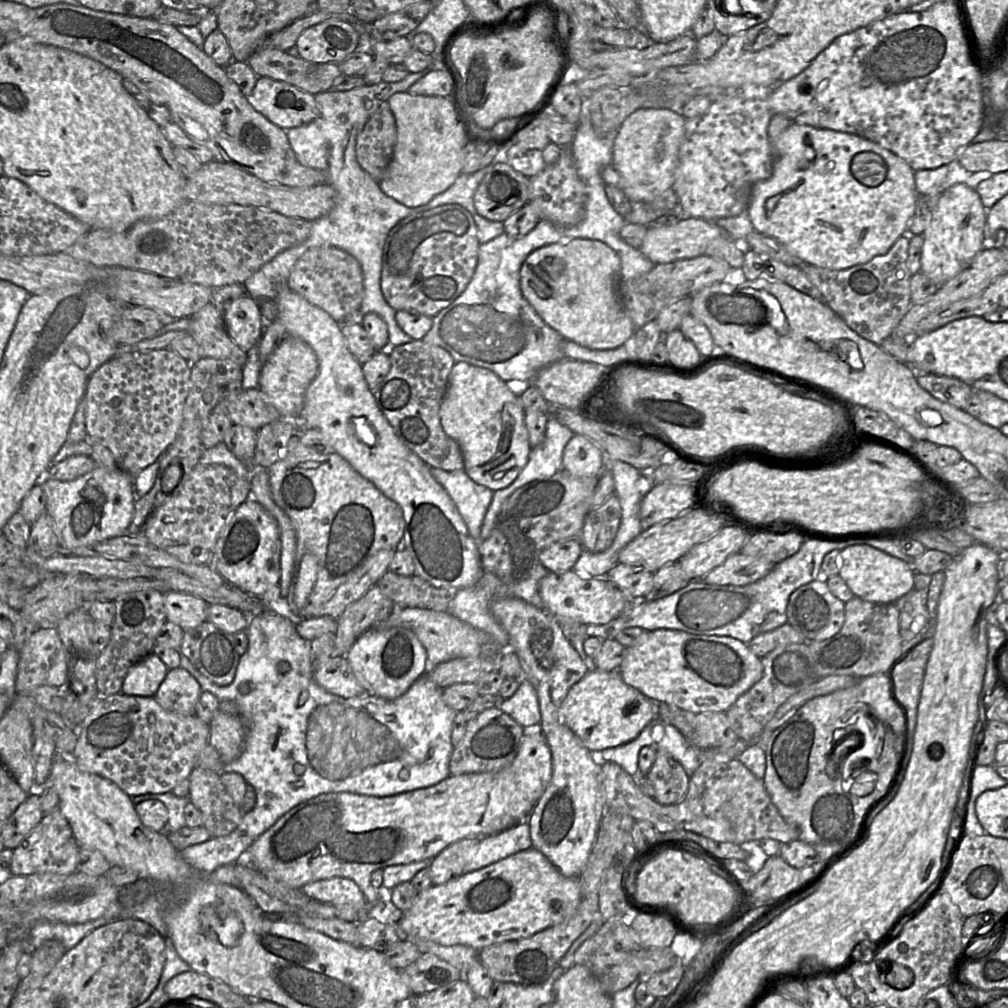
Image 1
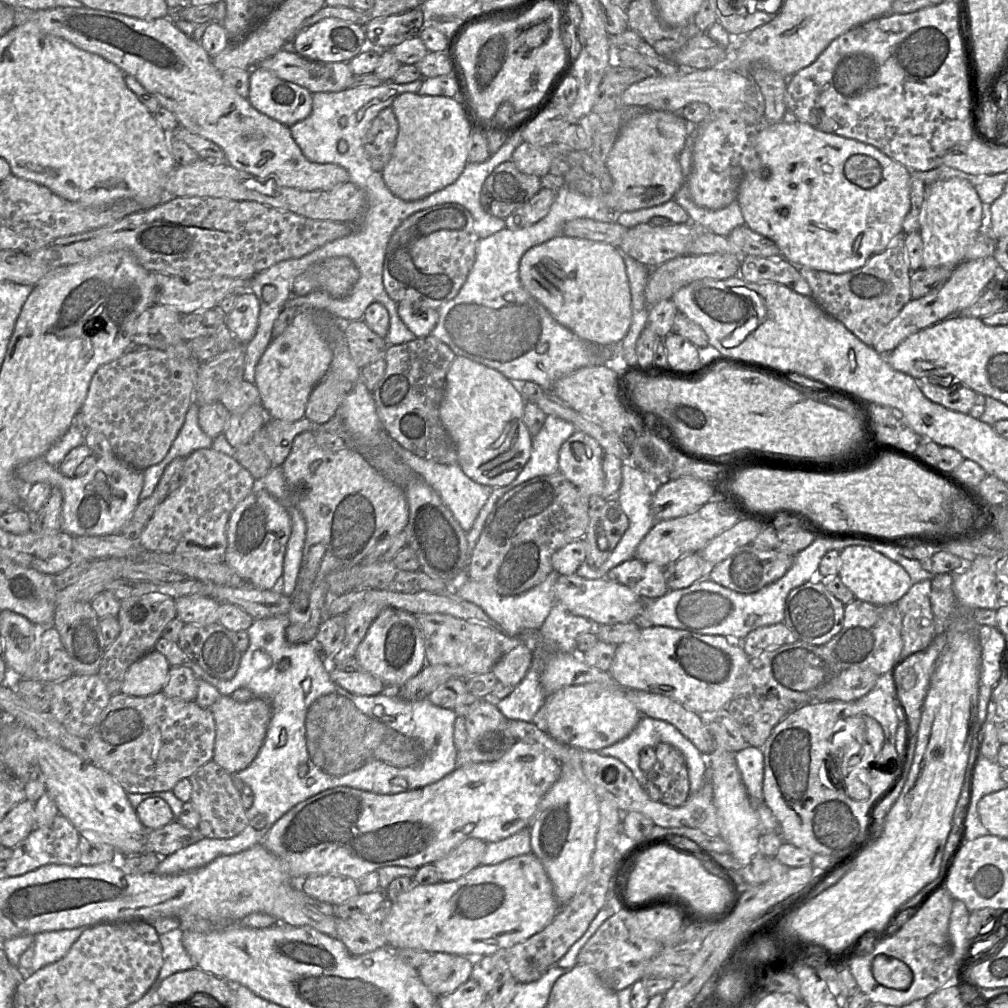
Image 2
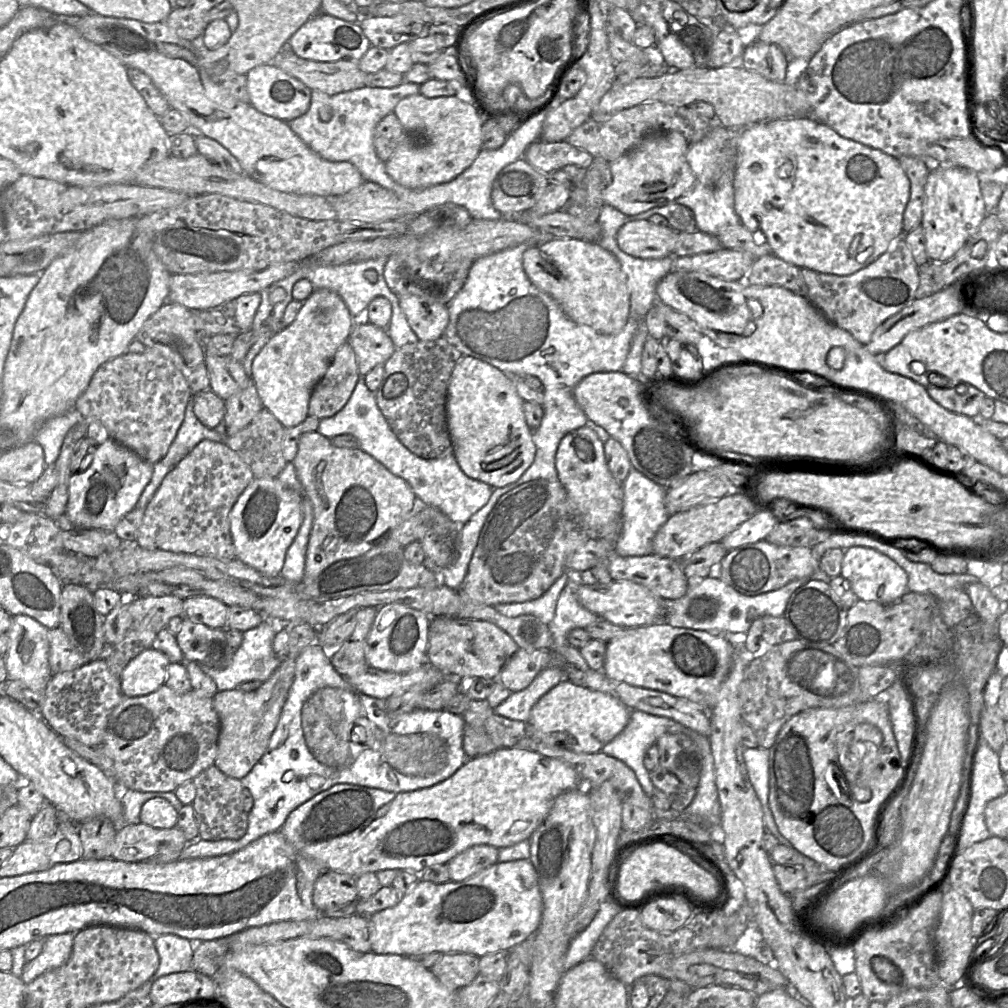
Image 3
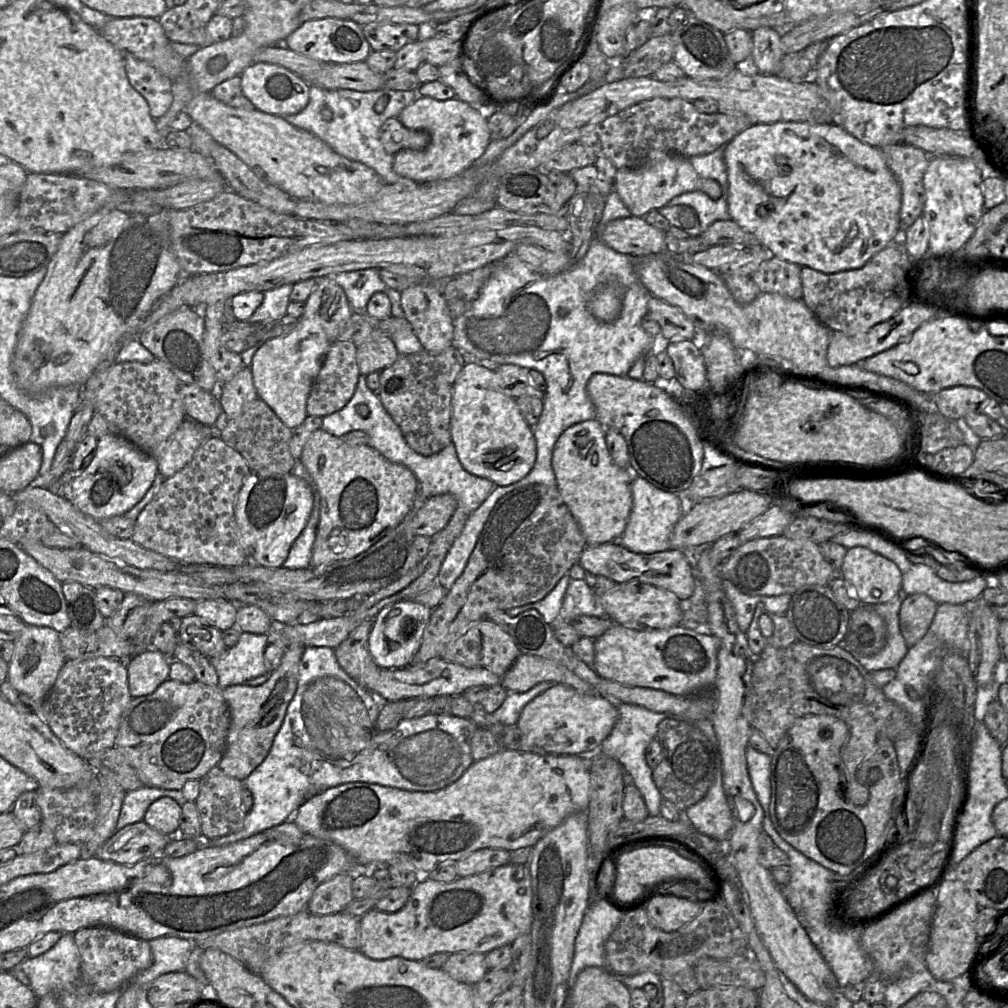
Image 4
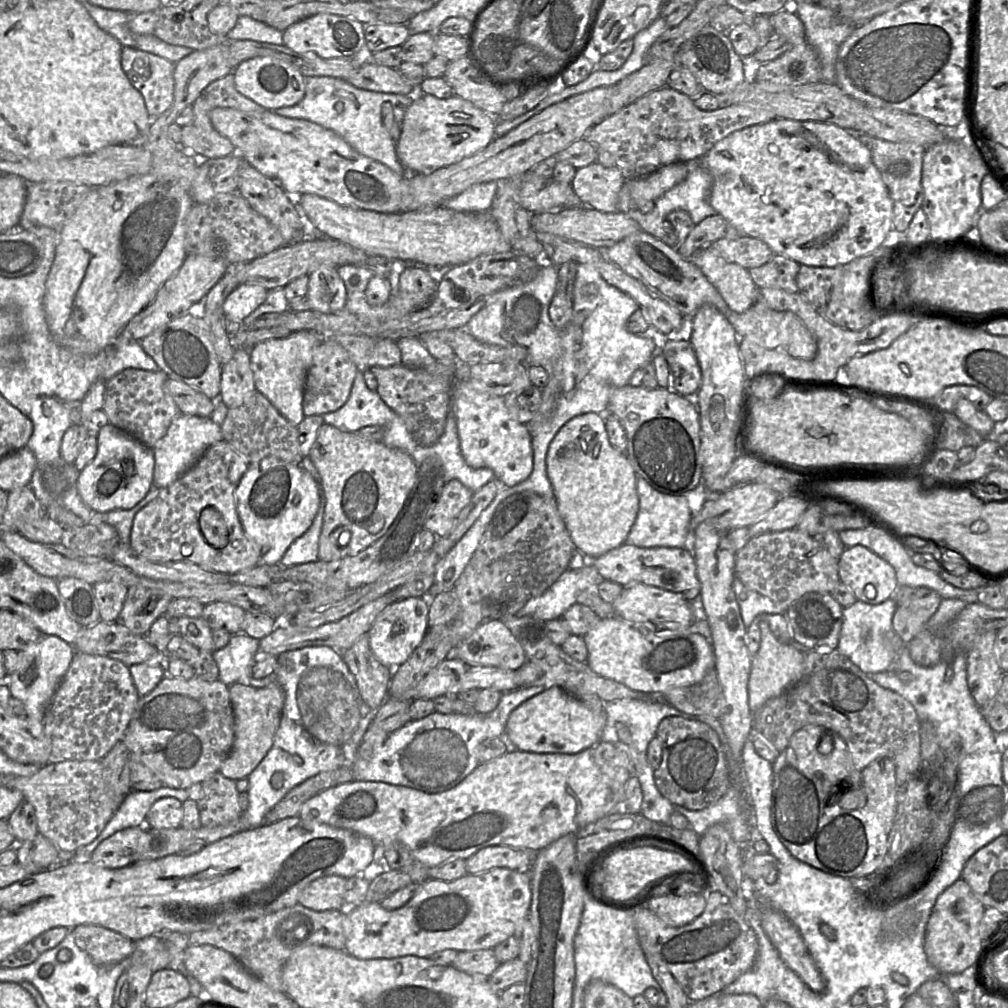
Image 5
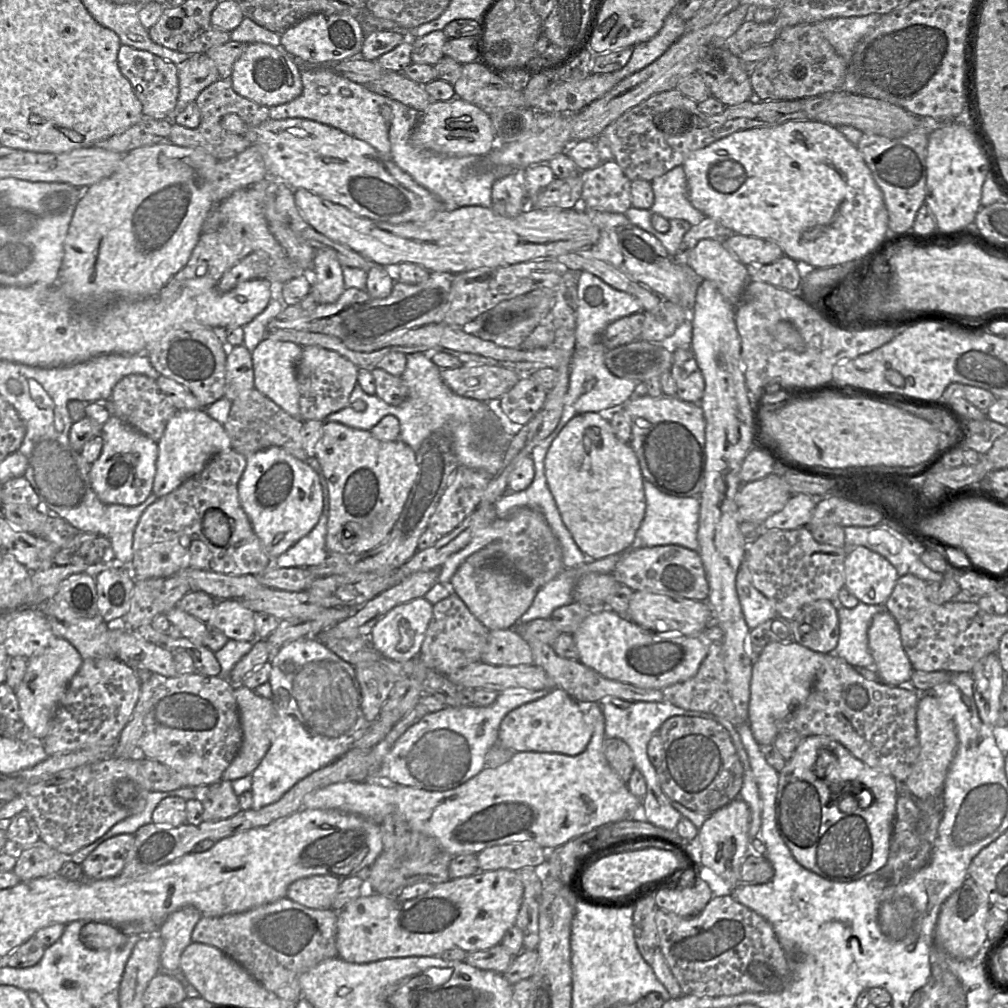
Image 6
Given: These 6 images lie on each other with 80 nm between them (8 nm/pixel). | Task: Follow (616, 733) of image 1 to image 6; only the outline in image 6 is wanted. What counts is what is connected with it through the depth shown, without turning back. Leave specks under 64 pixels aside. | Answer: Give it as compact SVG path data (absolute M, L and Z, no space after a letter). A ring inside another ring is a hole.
M553 687L549 694L525 703L503 718L498 740L514 752L552 752L565 755L582 753L593 733L593 726L585 712L585 706L577 702L560 687Z

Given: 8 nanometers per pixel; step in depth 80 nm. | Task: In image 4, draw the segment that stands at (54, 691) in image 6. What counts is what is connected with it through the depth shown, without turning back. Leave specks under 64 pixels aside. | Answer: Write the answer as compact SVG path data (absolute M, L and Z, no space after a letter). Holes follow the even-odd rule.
M26 625L20 637L14 642L13 656L8 663L8 681L16 690L27 694L38 703L45 699L67 661L59 634L48 627Z

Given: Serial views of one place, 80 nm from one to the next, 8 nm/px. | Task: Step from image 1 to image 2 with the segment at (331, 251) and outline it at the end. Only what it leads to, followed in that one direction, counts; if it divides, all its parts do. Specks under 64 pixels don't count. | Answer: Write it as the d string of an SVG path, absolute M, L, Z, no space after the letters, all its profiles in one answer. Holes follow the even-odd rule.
M329 258L311 265L294 279L292 296L305 296L321 290L334 298L345 298L358 279L359 271L350 258Z

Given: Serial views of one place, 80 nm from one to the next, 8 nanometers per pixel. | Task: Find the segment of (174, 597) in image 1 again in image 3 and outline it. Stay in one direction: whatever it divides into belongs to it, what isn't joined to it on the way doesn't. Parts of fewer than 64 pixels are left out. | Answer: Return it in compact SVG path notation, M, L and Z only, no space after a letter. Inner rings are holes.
M209 596L189 597L183 603L183 616L213 629L225 629L228 606Z

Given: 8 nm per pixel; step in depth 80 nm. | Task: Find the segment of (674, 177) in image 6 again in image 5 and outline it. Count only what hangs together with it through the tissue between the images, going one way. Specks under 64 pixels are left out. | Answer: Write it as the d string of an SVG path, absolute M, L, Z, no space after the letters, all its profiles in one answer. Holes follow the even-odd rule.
M699 159L686 163L688 175L684 181L667 191L654 203L651 211L663 221L669 213L683 210L689 213L696 225L706 217L717 214L709 200L713 185L713 176Z

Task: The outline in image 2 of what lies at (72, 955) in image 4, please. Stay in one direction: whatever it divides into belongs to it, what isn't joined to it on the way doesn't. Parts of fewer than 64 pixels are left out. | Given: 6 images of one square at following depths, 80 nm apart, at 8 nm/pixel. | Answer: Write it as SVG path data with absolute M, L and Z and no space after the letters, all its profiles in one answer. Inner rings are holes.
M87 927L41 932L34 936L32 964L24 974L32 975L39 969L63 958Z

